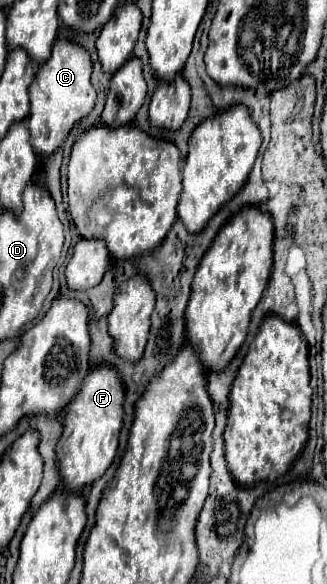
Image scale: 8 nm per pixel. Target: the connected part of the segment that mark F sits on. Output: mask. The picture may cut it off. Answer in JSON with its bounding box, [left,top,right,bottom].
[57,365,125,491]

